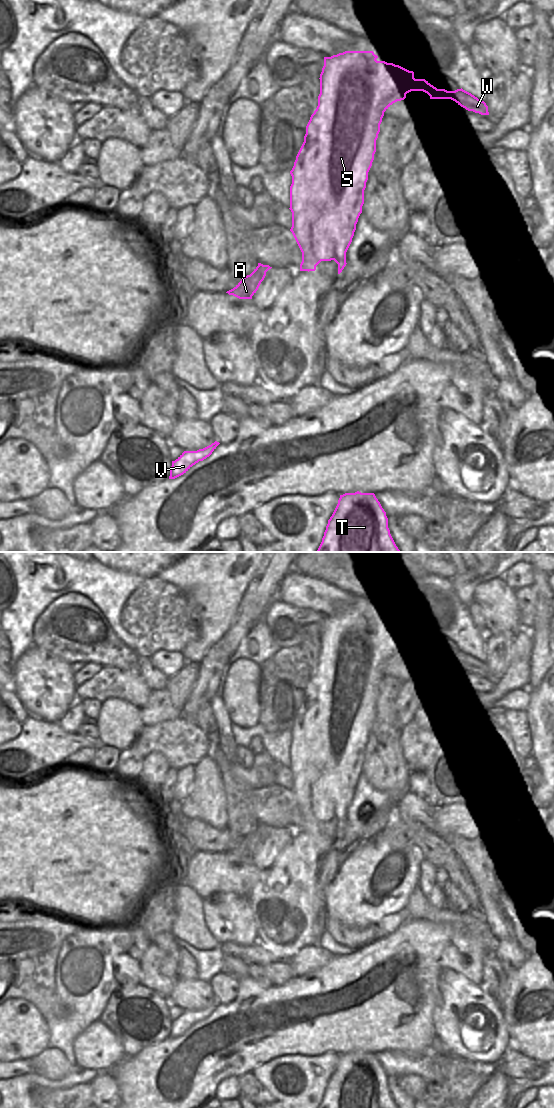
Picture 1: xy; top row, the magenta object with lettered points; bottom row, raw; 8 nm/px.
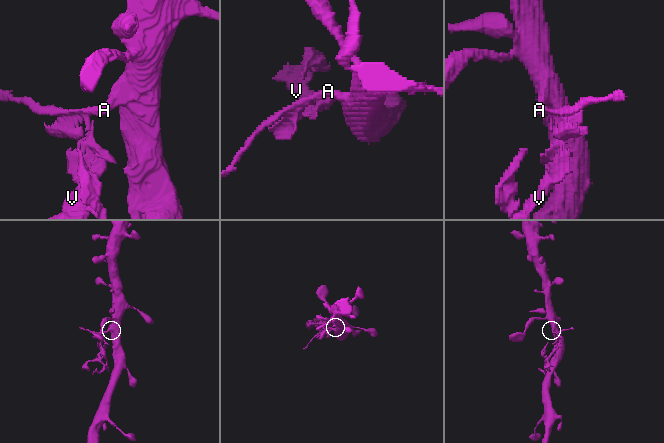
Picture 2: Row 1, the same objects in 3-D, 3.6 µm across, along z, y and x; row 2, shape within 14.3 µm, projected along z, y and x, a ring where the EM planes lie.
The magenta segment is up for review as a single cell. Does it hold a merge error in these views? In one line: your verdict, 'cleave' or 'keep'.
cleave

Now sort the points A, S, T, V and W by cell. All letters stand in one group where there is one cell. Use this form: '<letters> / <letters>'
A V / S T W

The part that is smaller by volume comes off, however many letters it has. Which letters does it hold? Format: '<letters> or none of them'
A, V

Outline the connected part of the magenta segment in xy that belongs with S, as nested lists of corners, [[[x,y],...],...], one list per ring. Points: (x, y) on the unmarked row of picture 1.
[[[345,611],[331,617],[324,617],[320,634],[320,654],[318,666],[306,686],[304,702],[290,731],[290,770],[292,772],[292,792],[301,812],[300,831],[315,831],[321,821],[334,820],[338,824],[338,834],[346,826],[346,812],[352,802],[358,778],[364,764],[364,750],[368,732],[376,712],[376,700],[384,672],[395,662],[404,660],[411,651],[423,651],[430,659],[451,659],[468,671],[489,675],[488,666],[471,653],[461,649],[447,651],[437,649],[425,639],[415,639],[414,632],[399,625],[377,621],[373,611]]]

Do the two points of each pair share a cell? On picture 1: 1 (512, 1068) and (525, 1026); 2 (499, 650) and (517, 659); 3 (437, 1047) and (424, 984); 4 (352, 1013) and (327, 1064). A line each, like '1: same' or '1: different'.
1: different
2: different
3: different
4: different

